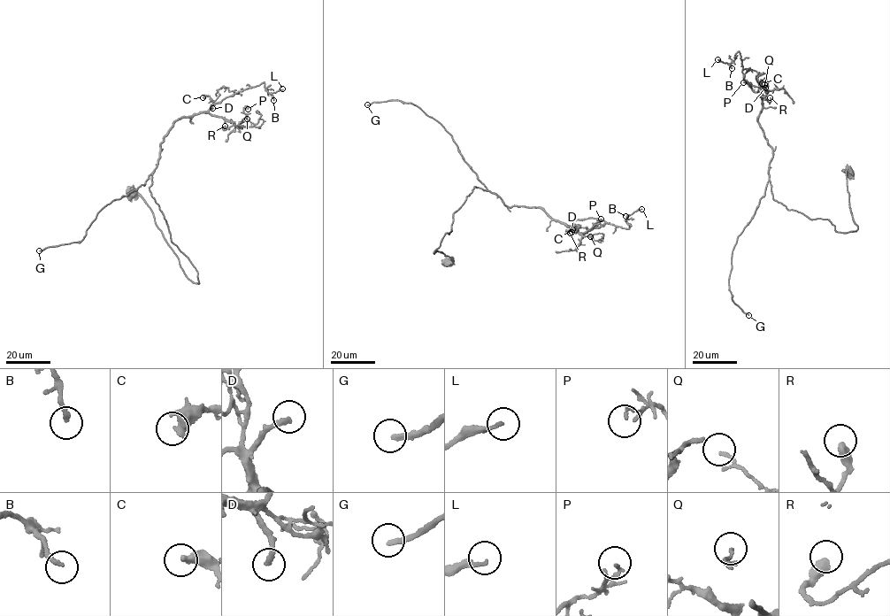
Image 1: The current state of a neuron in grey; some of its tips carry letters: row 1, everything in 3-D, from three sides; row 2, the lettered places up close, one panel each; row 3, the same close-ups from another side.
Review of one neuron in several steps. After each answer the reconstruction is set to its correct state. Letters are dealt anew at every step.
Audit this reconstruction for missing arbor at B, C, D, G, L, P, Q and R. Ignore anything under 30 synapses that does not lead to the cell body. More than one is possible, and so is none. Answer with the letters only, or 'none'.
D, G

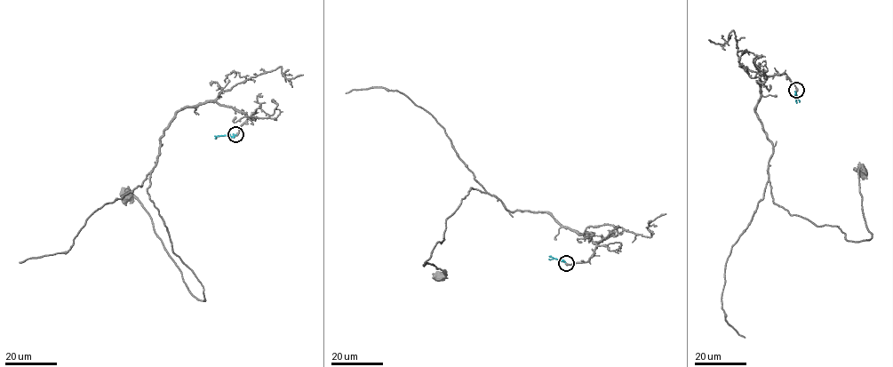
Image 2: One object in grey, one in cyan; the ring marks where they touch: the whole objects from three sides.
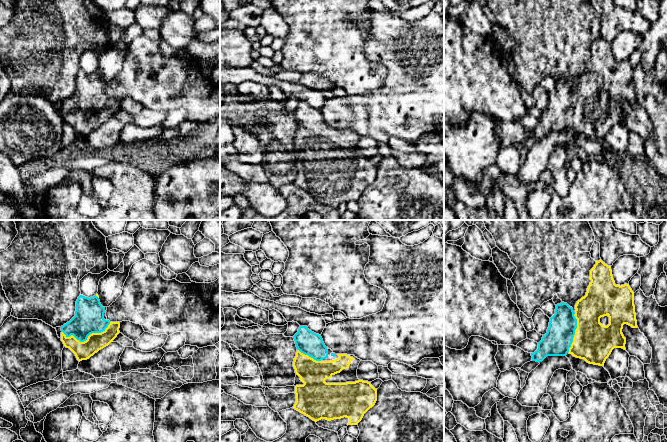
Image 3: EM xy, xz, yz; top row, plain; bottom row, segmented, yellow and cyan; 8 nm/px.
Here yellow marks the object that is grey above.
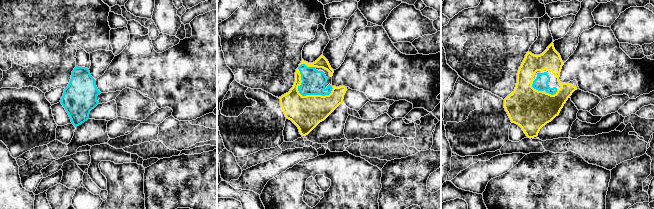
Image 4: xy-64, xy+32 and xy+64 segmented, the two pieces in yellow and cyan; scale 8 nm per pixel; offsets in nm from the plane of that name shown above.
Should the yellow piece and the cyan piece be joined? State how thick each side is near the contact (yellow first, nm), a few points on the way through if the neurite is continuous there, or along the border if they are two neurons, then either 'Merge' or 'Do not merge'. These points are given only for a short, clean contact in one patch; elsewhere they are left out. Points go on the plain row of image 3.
Thickness 140 nm (yellow) against 240 nm. Merge

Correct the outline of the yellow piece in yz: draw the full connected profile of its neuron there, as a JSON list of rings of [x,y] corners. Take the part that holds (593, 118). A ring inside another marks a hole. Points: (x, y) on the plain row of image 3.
[[[601,35],[590,46],[590,61],[586,71],[577,77],[575,87],[567,79],[556,81],[555,90],[550,94],[547,109],[538,119],[538,125],[531,129],[532,137],[542,138],[547,132],[566,132],[568,129],[584,135],[589,140],[604,142],[614,124],[626,126],[626,114],[622,109],[623,101],[638,104],[634,68],[629,60],[616,61],[611,42]],[[608,92],[609,100],[604,102],[600,94]]]

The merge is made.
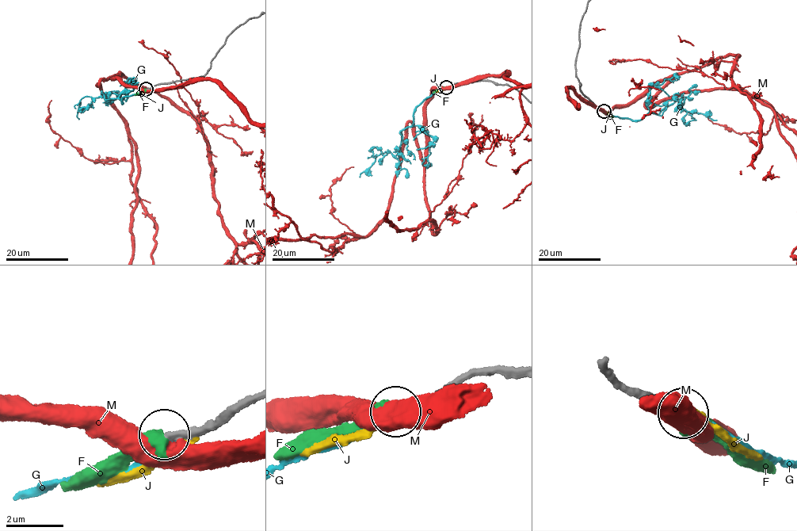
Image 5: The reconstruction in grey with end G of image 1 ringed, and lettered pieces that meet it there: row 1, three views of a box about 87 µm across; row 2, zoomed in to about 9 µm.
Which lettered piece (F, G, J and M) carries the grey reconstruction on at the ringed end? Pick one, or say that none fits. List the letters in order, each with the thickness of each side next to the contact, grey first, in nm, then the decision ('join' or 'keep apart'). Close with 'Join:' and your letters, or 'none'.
F: 240 nm thick on the grey side, 440 nm on the other; keep apart
G: 260 nm thick on the grey side, 240 nm on the other; join
J: 320 nm thick on the grey side, 280 nm on the other; keep apart
M: 280 nm thick on the grey side, 550 nm on the other; keep apart
Join: G

